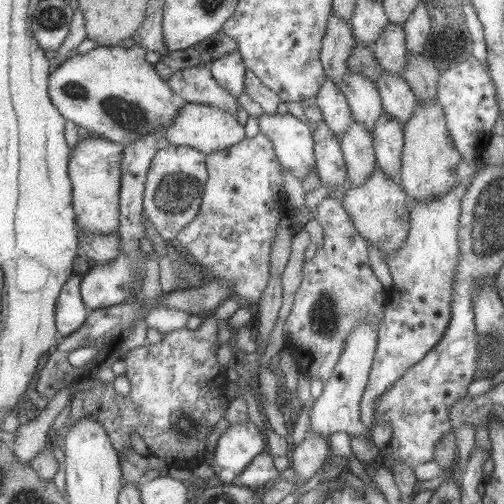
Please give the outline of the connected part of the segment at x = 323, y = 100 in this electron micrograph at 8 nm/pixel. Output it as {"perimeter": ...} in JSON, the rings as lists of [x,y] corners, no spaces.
{"perimeter":[[[325,79],[315,98],[323,121],[332,133],[338,137],[344,135],[353,122],[353,117],[347,98],[340,87],[332,79]]]}

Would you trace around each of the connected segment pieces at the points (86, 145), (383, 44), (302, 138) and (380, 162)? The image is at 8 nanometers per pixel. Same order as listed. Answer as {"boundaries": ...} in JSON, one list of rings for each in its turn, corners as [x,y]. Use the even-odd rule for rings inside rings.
{"boundaries":[[[[92,136],[84,139],[76,139],[72,149],[71,176],[74,185],[74,207],[78,224],[80,225],[80,246],[89,260],[95,262],[95,266],[107,266],[111,264],[120,254],[120,237],[118,229],[118,218],[120,218],[120,176],[122,172],[122,154],[124,145],[116,144],[115,141],[104,137]]],[[[389,23],[373,47],[375,58],[381,67],[388,73],[402,76],[408,54],[403,26]]],[[[292,114],[257,115],[260,134],[270,137],[281,165],[302,181],[316,170],[314,139],[310,126]]],[[[383,111],[371,135],[377,166],[388,179],[399,179],[404,148],[403,125]]]]}

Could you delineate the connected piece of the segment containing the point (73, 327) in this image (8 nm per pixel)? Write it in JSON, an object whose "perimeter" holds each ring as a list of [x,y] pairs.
{"perimeter":[[[76,273],[68,280],[58,304],[58,329],[63,339],[76,332],[84,322],[90,310],[84,305],[83,293],[80,292],[82,277]]]}

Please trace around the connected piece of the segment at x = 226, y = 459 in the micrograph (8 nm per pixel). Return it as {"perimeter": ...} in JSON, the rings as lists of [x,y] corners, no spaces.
{"perimeter":[[[246,421],[230,425],[220,435],[215,448],[214,460],[210,462],[214,473],[214,481],[219,484],[234,484],[253,458],[264,452],[266,440],[262,430]]]}

